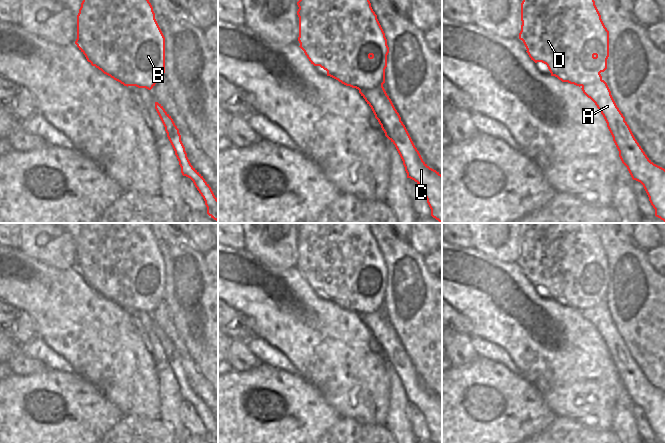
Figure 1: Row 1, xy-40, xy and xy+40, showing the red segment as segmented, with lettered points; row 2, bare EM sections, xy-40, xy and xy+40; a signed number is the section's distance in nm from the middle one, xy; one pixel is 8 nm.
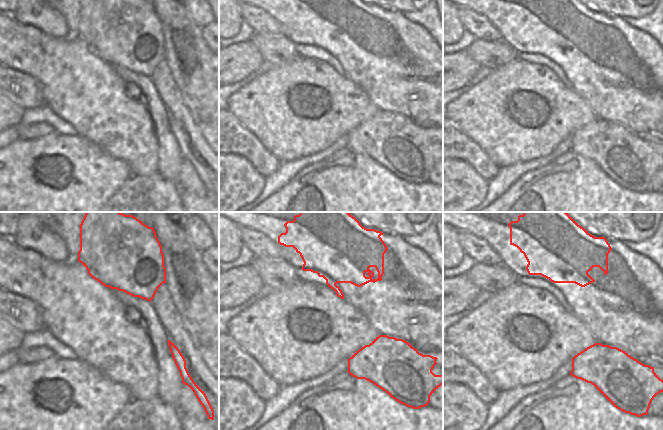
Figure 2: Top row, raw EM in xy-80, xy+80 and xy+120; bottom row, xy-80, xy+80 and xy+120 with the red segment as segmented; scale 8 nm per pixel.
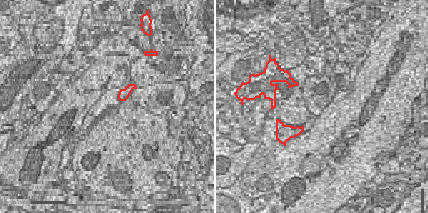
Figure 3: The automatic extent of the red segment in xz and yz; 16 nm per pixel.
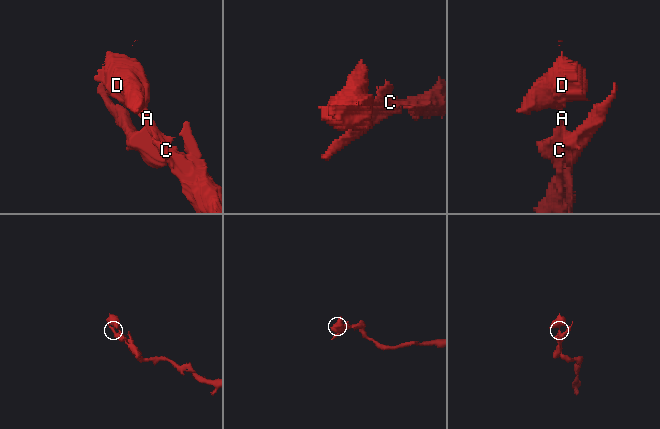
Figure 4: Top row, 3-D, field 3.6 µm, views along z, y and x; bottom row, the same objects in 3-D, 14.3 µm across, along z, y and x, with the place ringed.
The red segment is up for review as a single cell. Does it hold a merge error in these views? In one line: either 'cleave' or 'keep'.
cleave

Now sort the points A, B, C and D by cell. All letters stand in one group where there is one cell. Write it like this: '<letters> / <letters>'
A C / B D

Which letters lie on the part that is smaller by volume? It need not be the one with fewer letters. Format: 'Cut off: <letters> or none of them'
Cut off: B, D

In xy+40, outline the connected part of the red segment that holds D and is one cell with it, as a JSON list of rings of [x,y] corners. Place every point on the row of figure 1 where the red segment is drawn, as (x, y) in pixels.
[[[523,0],[521,3],[521,21],[519,39],[523,41],[527,49],[526,52],[535,63],[542,62],[546,64],[551,76],[557,77],[562,82],[568,82],[579,87],[594,84],[602,79],[600,73],[607,69],[607,59],[609,57],[609,31],[601,19],[594,0]]]

